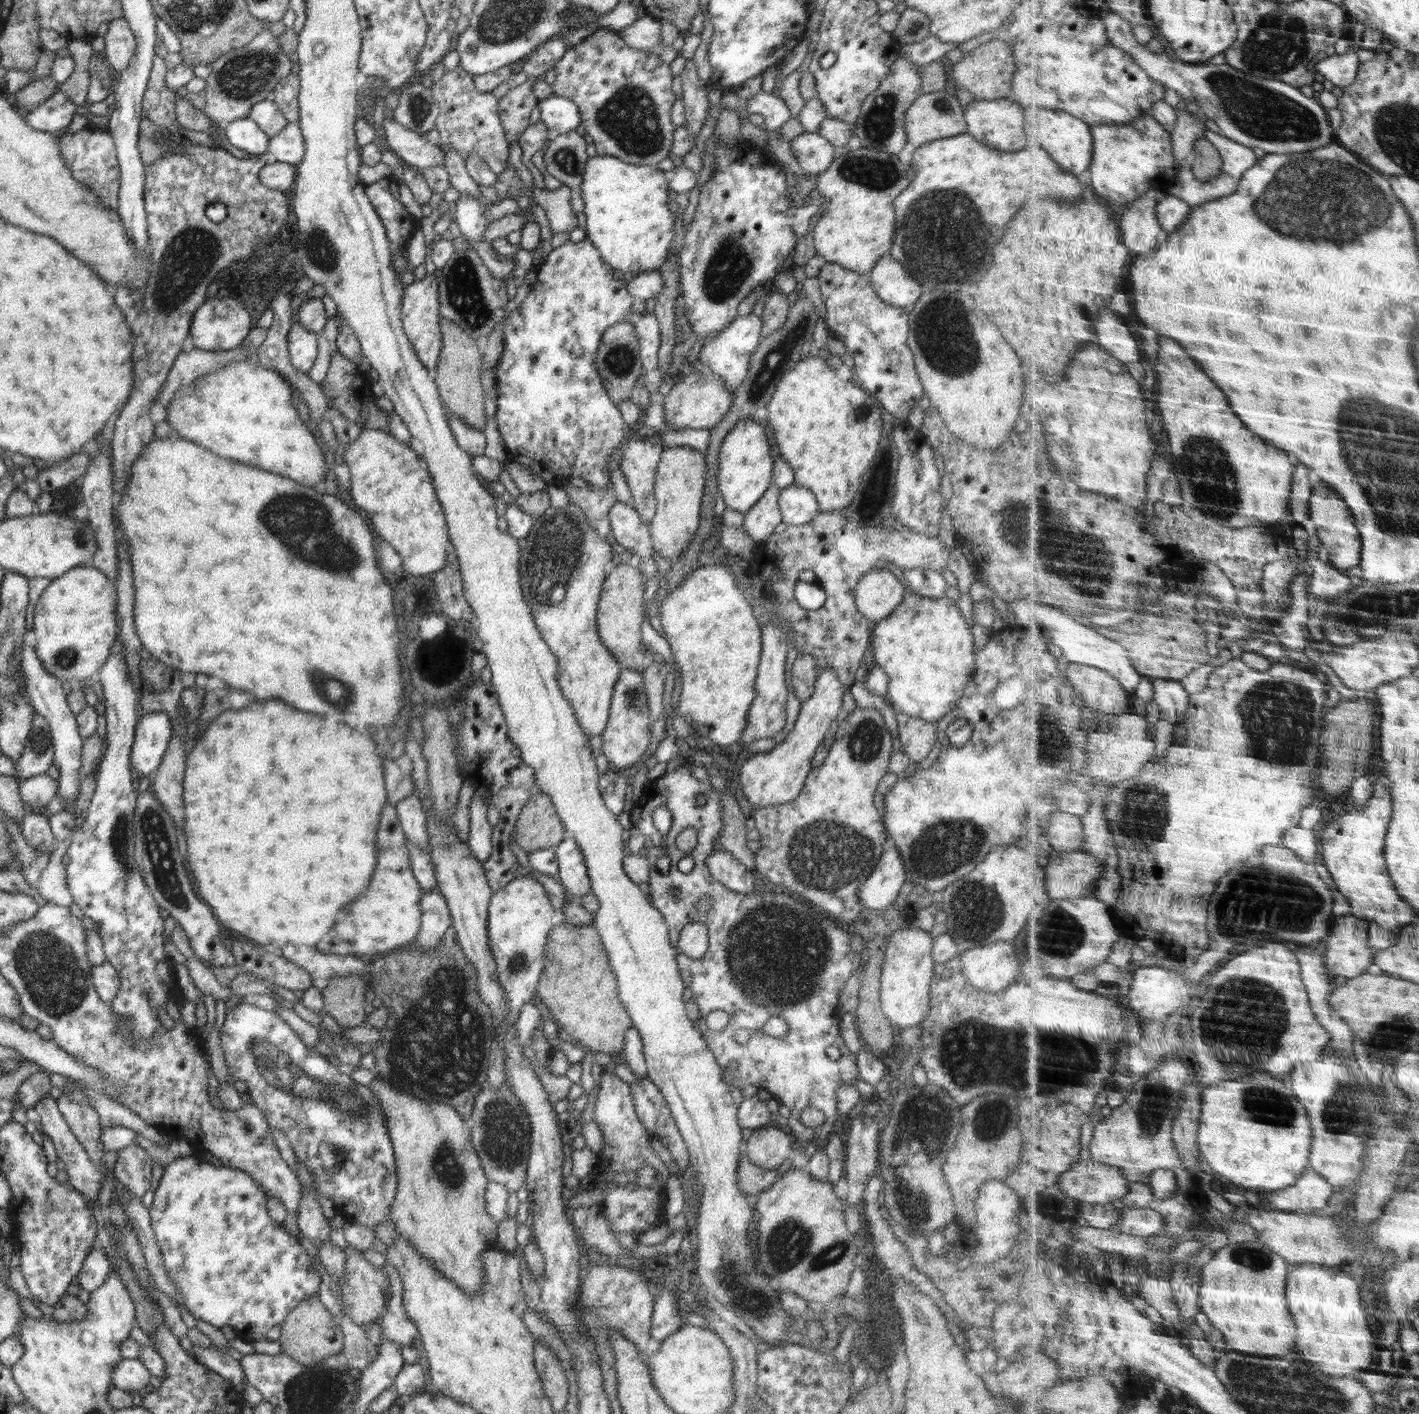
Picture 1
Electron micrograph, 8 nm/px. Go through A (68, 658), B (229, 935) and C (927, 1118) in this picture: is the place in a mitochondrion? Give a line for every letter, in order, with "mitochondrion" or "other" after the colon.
A: mitochondrion
B: other
C: mitochondrion

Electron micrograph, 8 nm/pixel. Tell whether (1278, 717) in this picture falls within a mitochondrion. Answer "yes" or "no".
yes

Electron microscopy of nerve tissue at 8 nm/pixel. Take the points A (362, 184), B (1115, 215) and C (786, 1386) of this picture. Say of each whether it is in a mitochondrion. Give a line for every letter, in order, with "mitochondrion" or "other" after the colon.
A: other
B: other
C: other

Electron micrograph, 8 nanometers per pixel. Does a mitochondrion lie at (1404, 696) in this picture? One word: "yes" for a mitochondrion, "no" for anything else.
no

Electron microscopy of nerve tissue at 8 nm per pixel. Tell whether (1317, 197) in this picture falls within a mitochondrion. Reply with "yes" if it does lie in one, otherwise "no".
yes

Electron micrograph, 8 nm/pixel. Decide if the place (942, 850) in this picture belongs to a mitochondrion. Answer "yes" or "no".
yes

